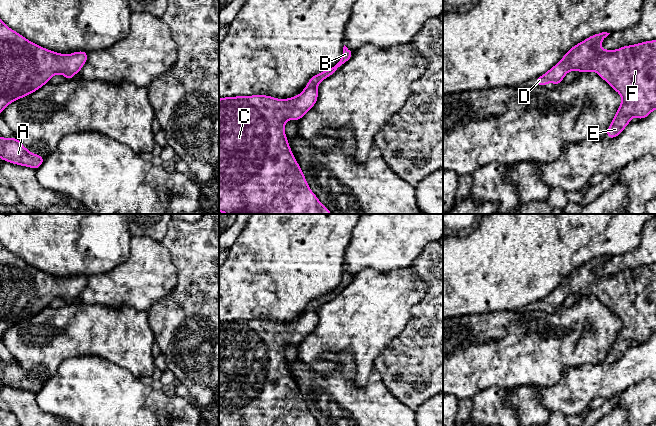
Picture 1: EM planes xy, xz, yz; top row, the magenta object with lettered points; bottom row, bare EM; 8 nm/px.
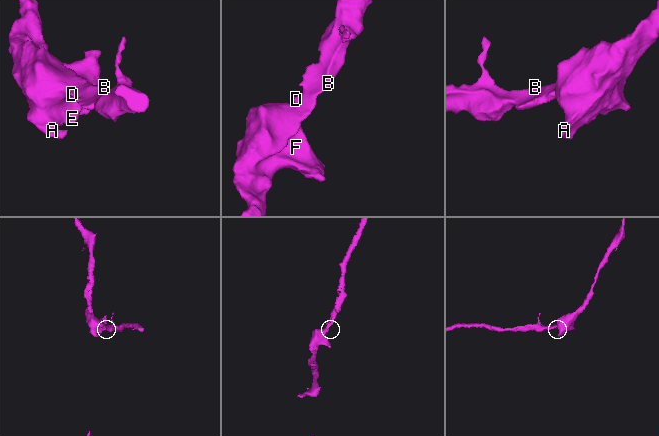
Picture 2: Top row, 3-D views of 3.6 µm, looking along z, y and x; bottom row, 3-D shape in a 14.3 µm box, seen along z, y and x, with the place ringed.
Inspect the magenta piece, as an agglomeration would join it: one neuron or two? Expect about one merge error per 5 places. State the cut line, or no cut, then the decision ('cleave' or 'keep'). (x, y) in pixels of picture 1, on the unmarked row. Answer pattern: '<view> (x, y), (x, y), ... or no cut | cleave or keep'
no cut | keep

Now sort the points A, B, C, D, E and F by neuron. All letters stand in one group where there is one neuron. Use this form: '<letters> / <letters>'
A B C D E F

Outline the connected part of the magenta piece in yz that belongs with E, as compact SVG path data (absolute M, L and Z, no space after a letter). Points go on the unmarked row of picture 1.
M597 257L574 269L556 289L536 302L535 309L545 311L550 305L556 310L573 294L598 297L622 322L606 357L606 362L613 363L633 340L642 344L656 334L656 263L617 274L602 273L600 267L609 258Z

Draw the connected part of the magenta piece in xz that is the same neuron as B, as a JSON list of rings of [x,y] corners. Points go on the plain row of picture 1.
[[[344,269],[341,283],[333,291],[311,301],[303,315],[299,319],[291,322],[276,323],[273,320],[267,319],[251,319],[247,321],[235,320],[219,323],[219,426],[320,426],[308,410],[305,399],[291,375],[284,355],[284,350],[289,342],[292,345],[299,345],[316,328],[318,324],[317,310],[324,303],[333,299],[342,289],[350,284],[352,280],[353,275]]]

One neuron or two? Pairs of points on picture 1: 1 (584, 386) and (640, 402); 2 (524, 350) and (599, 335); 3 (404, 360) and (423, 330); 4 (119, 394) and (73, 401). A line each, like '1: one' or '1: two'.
1: two
2: one
3: one
4: one

